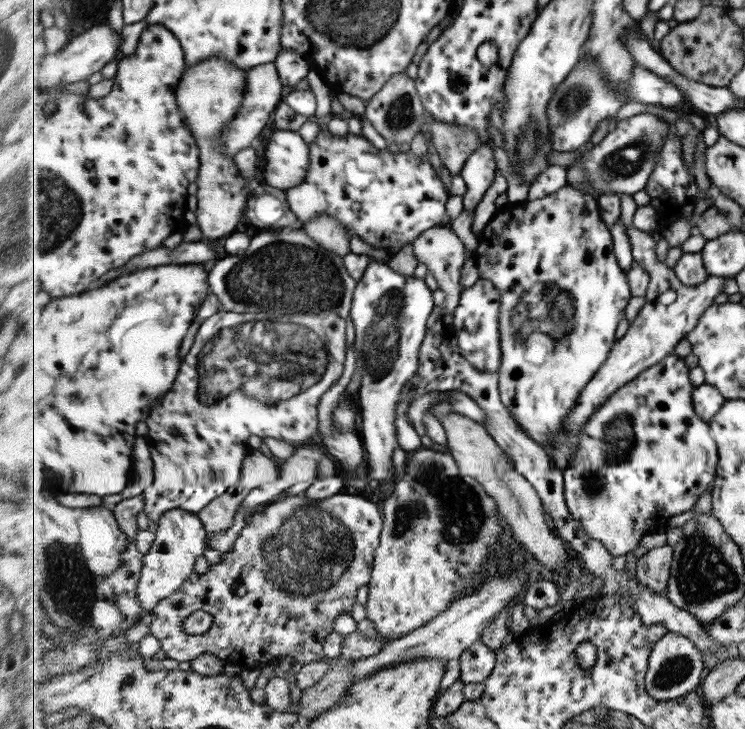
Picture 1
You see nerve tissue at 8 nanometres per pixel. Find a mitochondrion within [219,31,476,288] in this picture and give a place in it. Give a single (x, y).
(399, 114)

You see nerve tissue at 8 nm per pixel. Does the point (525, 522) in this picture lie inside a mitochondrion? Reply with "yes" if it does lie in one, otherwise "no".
no

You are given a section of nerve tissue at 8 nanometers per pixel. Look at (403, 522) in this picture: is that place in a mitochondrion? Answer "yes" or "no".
yes

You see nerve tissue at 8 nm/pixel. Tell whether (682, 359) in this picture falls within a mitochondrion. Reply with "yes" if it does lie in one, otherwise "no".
no

